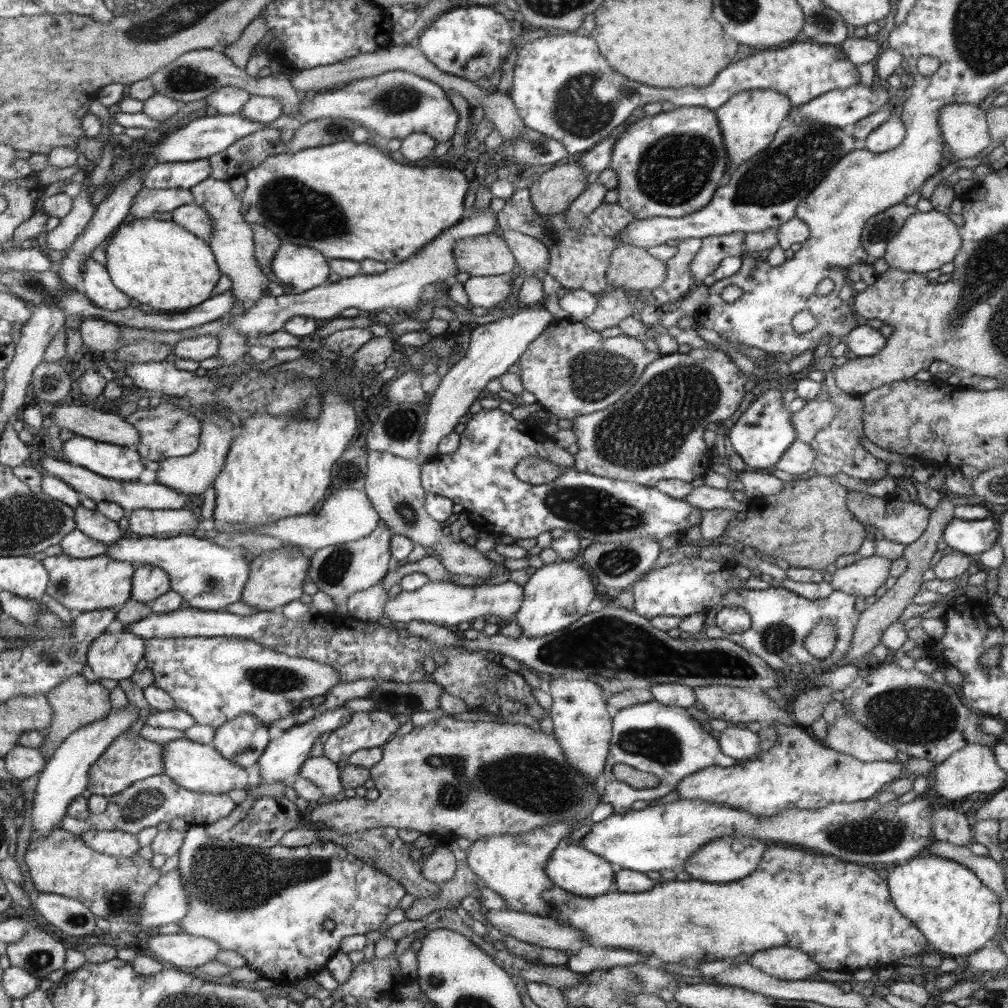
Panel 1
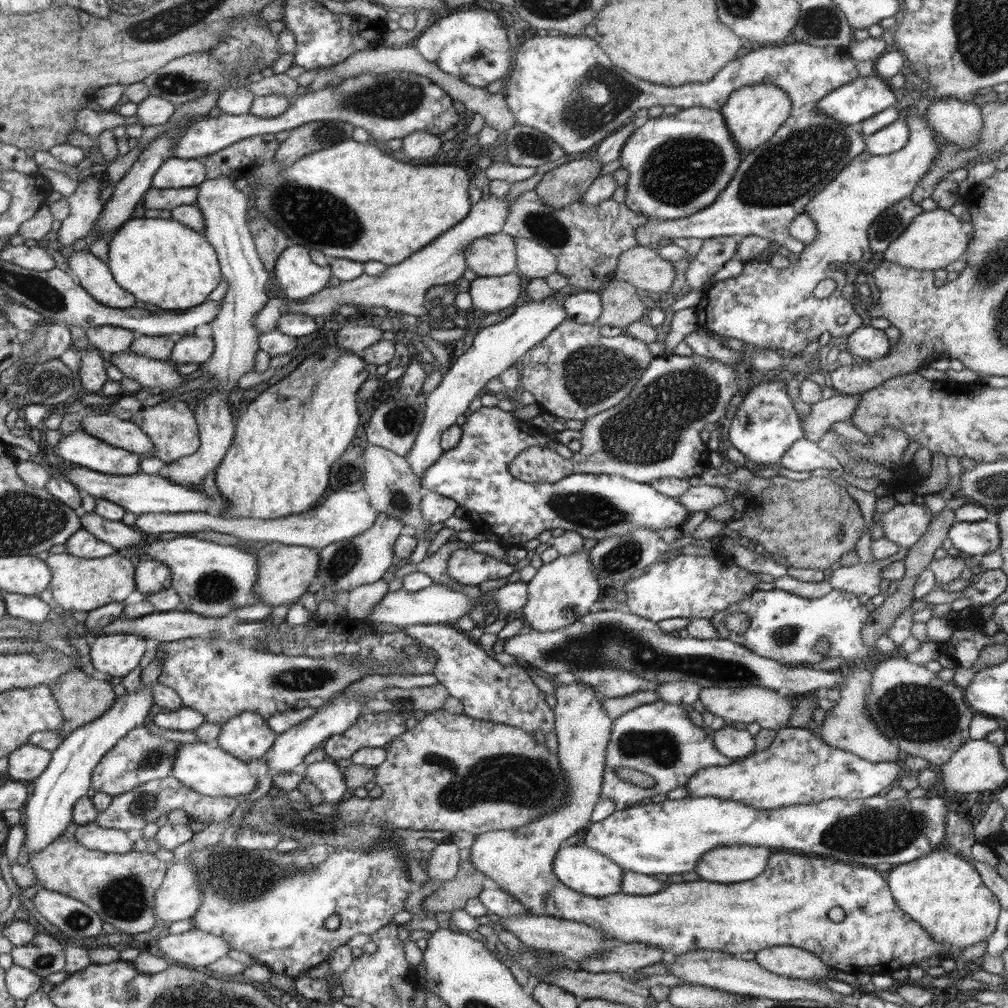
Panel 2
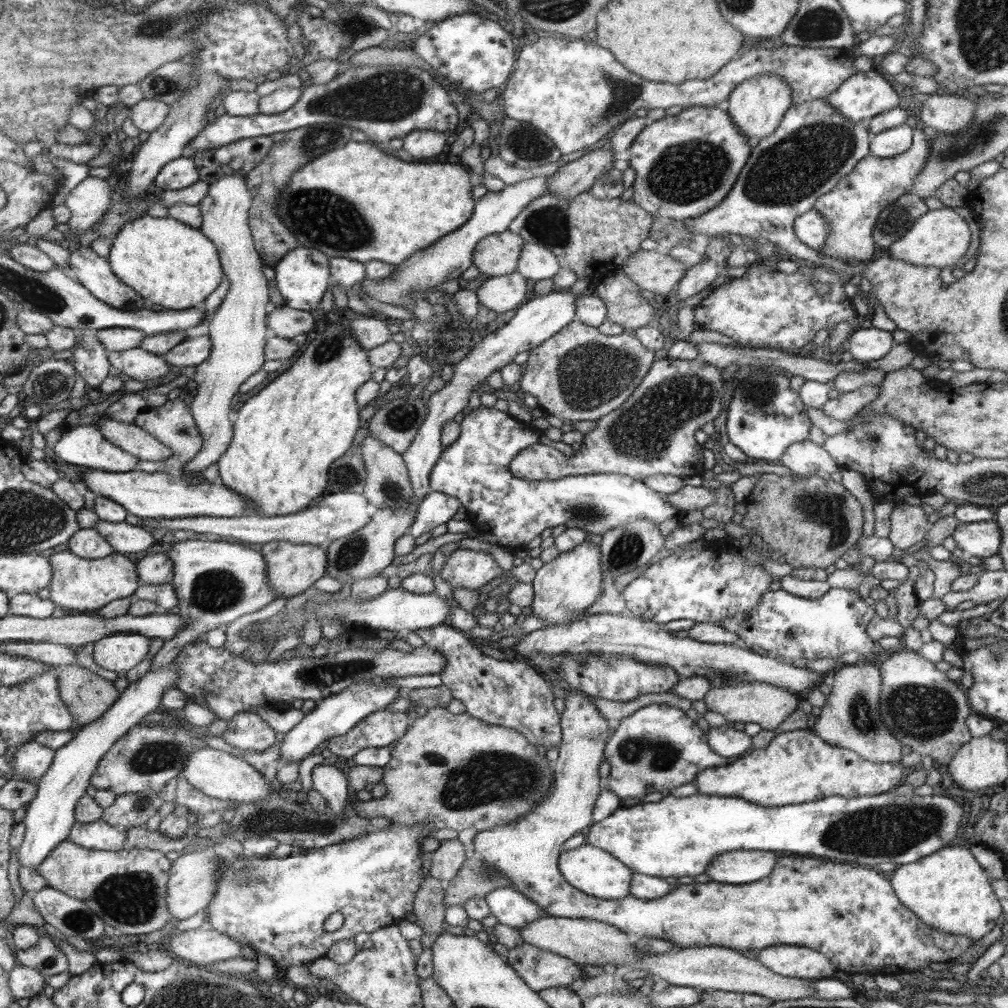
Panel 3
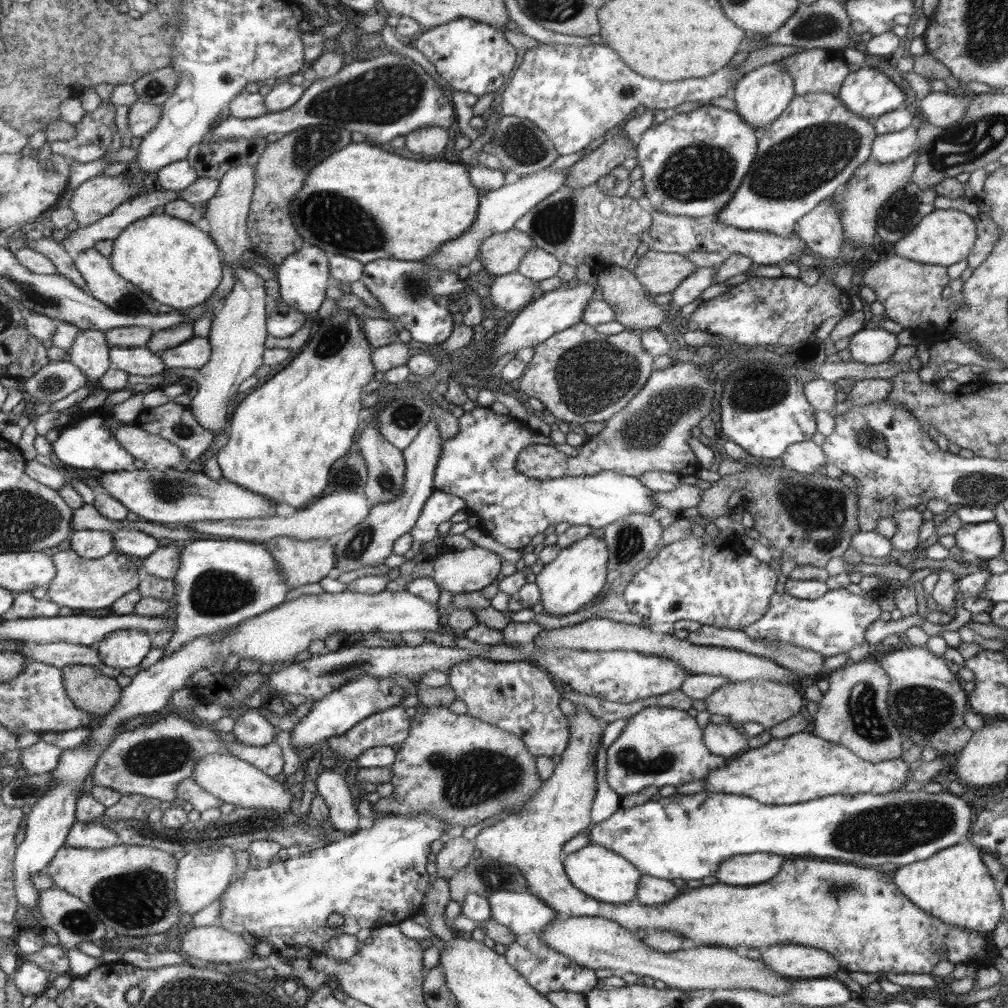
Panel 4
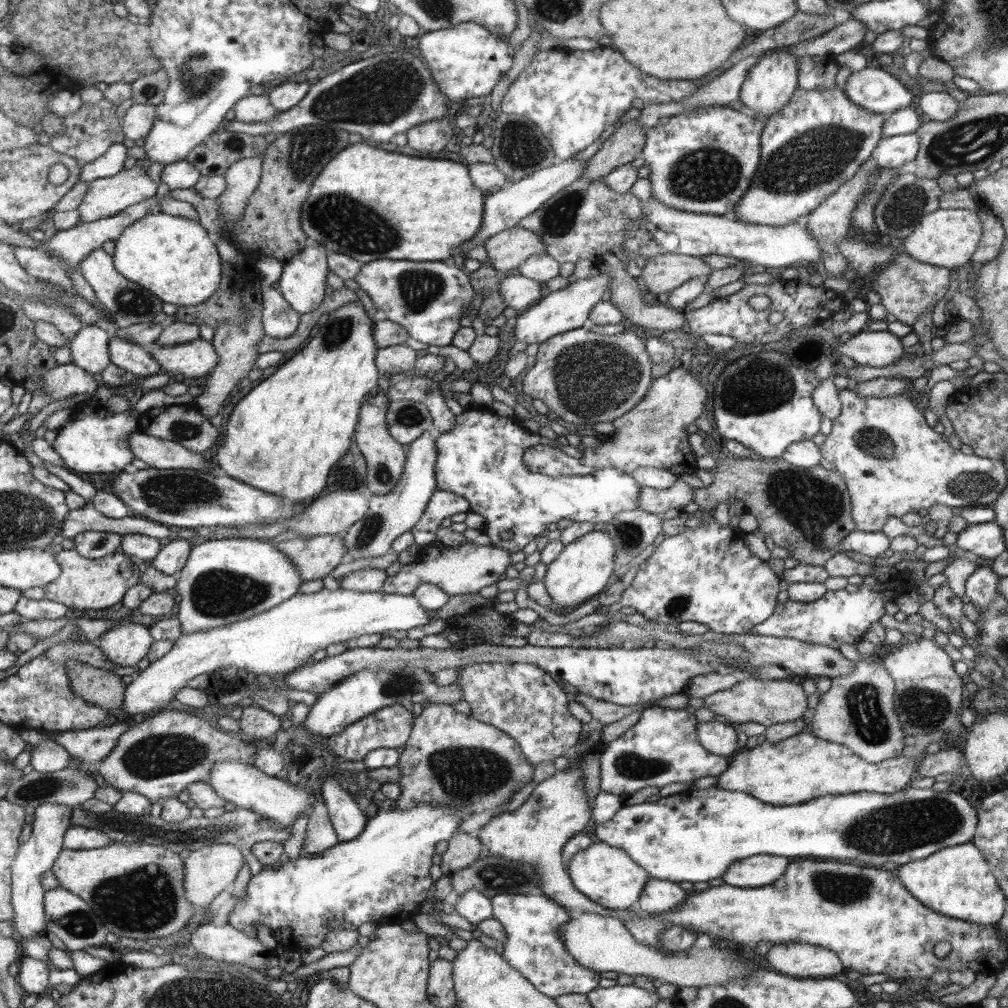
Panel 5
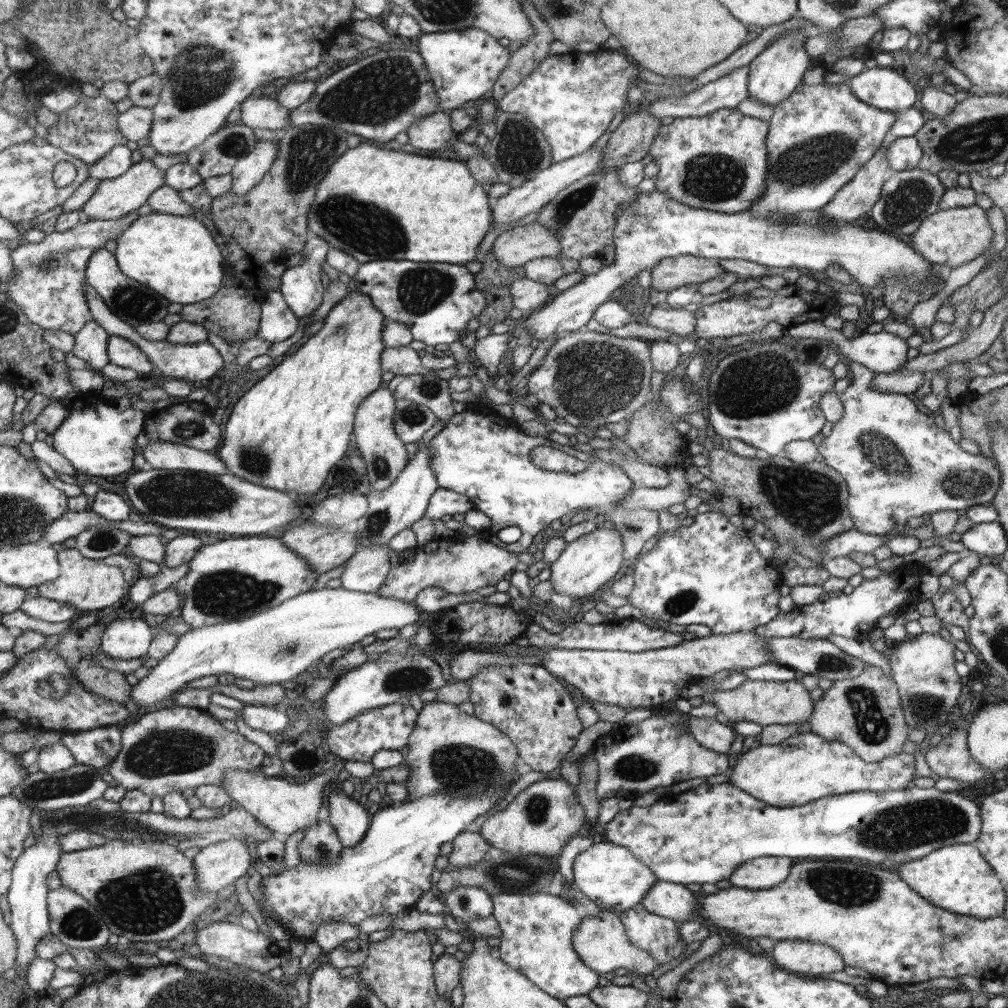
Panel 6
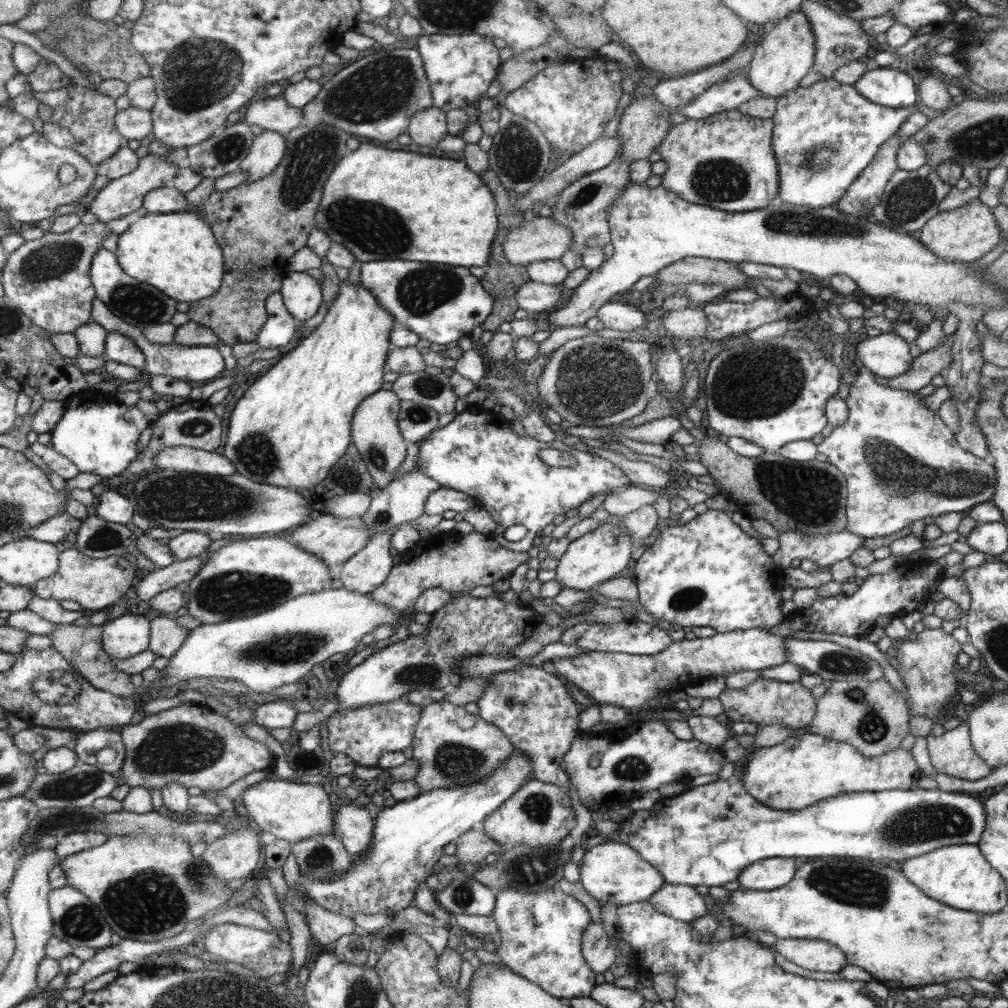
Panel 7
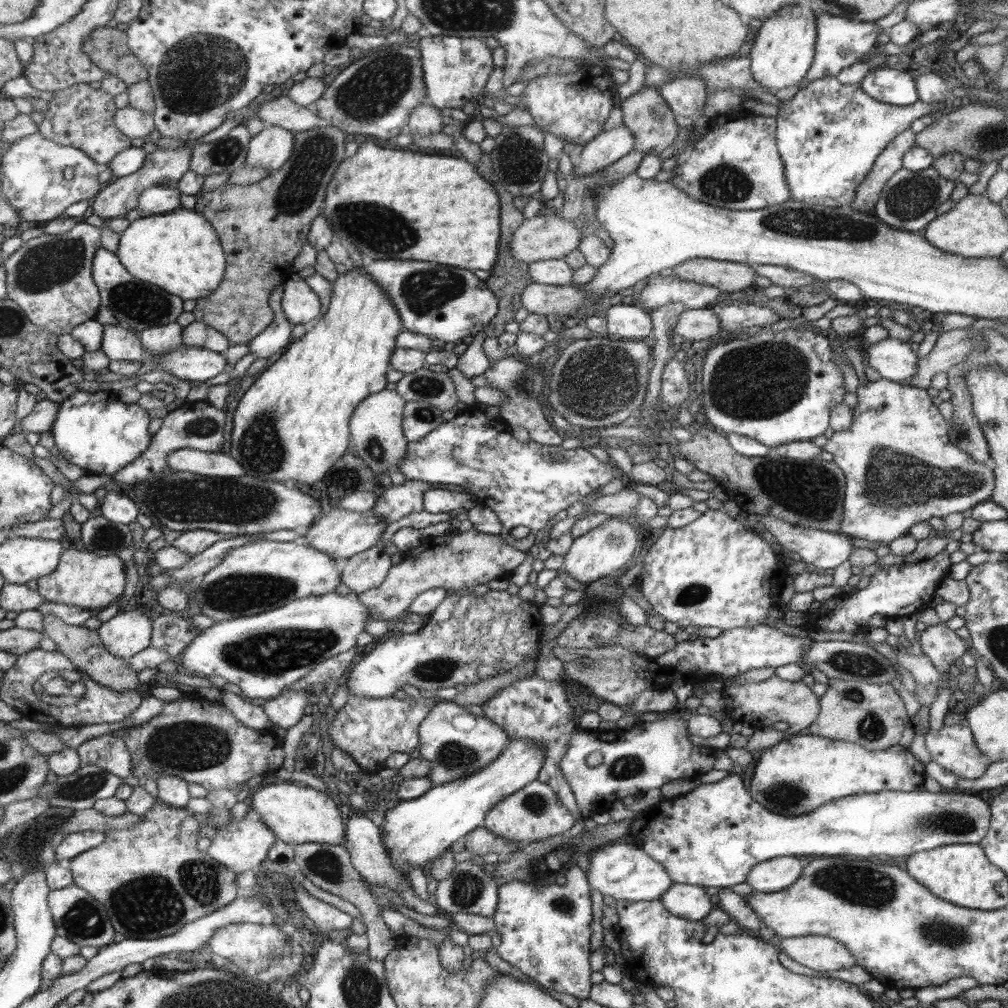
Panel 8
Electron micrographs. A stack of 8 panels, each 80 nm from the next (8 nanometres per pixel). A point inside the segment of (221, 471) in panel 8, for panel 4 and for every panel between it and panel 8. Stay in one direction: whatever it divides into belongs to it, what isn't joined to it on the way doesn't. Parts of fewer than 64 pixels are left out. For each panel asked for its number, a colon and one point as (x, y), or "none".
4: (156, 452)
5: (157, 453)
6: (159, 455)
7: (177, 458)

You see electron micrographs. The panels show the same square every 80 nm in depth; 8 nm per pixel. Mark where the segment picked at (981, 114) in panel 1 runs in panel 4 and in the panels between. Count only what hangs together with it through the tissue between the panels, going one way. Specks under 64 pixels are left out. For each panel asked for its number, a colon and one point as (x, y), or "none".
2: (957, 121)
3: (948, 113)
4: (940, 109)

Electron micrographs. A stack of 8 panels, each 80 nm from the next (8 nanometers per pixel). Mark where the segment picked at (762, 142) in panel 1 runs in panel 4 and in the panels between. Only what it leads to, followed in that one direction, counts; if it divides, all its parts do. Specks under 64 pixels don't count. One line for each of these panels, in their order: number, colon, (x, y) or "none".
2: (754, 113)
3: (757, 106)
4: (762, 95)

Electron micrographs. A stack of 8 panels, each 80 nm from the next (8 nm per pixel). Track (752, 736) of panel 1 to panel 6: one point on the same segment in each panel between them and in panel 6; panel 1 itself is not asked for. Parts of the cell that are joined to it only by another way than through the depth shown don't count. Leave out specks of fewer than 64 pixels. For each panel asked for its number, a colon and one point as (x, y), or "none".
2: (737, 744)
3: (726, 740)
4: (725, 741)
5: (718, 738)
6: (711, 734)

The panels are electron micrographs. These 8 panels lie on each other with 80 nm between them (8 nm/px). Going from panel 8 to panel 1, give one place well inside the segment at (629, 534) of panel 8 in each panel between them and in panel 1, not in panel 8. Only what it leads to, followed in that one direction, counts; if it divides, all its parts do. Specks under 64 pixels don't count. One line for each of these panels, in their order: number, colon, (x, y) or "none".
1: (556, 595)
2: (562, 591)
3: (567, 586)
4: (576, 576)
5: (582, 570)
6: (586, 564)
7: (601, 554)

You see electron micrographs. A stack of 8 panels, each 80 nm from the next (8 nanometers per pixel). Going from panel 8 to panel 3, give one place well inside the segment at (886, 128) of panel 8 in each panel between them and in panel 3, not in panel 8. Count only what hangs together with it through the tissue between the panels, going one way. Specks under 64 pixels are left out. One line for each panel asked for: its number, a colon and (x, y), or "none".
3: (814, 147)
4: (807, 155)
5: (819, 141)
6: (819, 137)
7: (825, 134)

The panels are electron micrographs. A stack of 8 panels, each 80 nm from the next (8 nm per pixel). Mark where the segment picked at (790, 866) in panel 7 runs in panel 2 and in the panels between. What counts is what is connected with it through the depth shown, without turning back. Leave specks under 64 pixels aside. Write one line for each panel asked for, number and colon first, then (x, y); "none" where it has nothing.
2: (734, 864)
3: (741, 867)
4: (749, 869)
5: (757, 871)
6: (762, 873)

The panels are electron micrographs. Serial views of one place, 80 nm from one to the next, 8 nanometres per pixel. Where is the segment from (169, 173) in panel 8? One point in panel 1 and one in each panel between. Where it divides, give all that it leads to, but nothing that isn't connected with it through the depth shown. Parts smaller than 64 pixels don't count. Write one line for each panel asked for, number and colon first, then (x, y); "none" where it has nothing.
1: (63, 236)
2: (86, 207)
3: (88, 202)
4: (96, 198)
5: (106, 197)
6: (113, 198)
7: (122, 197)

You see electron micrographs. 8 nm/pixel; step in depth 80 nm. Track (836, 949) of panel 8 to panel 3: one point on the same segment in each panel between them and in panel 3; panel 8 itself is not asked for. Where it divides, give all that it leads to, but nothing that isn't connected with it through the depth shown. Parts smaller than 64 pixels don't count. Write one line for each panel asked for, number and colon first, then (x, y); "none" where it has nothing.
3: (792, 961)
4: (796, 961)
5: (793, 959)
6: (808, 959)
7: (818, 955)

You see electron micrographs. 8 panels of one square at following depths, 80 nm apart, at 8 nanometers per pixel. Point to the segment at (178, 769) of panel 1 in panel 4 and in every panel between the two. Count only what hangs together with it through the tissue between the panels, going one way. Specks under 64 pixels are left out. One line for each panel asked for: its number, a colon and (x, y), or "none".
2: (207, 769)
3: (223, 775)
4: (234, 781)

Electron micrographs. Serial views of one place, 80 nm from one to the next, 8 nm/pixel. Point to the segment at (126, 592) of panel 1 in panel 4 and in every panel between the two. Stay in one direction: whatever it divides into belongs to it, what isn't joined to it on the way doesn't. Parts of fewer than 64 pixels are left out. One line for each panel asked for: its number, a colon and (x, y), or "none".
2: (79, 584)
3: (82, 584)
4: (82, 583)

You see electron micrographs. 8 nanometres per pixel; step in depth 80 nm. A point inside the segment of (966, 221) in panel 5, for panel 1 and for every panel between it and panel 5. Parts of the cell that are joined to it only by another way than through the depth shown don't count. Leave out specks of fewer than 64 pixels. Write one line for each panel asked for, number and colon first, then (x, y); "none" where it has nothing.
1: (927, 240)
2: (934, 239)
3: (939, 238)
4: (943, 237)

